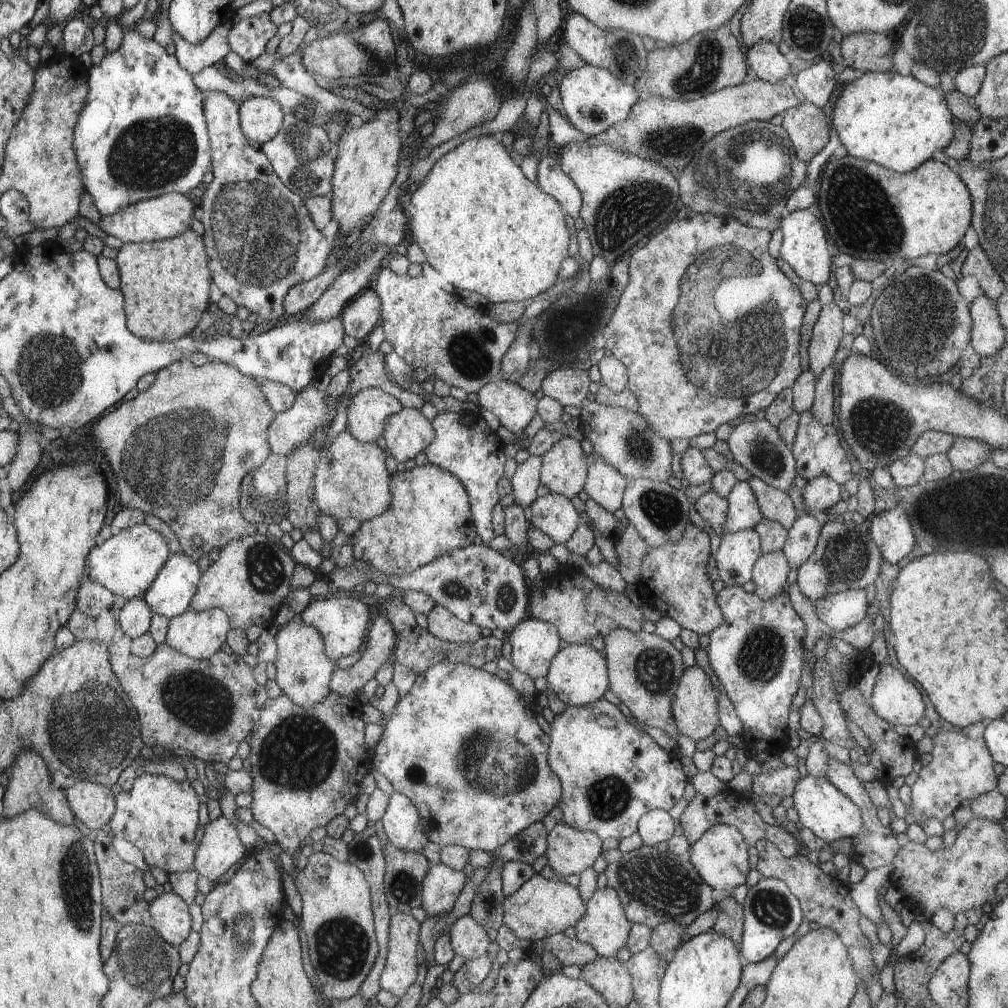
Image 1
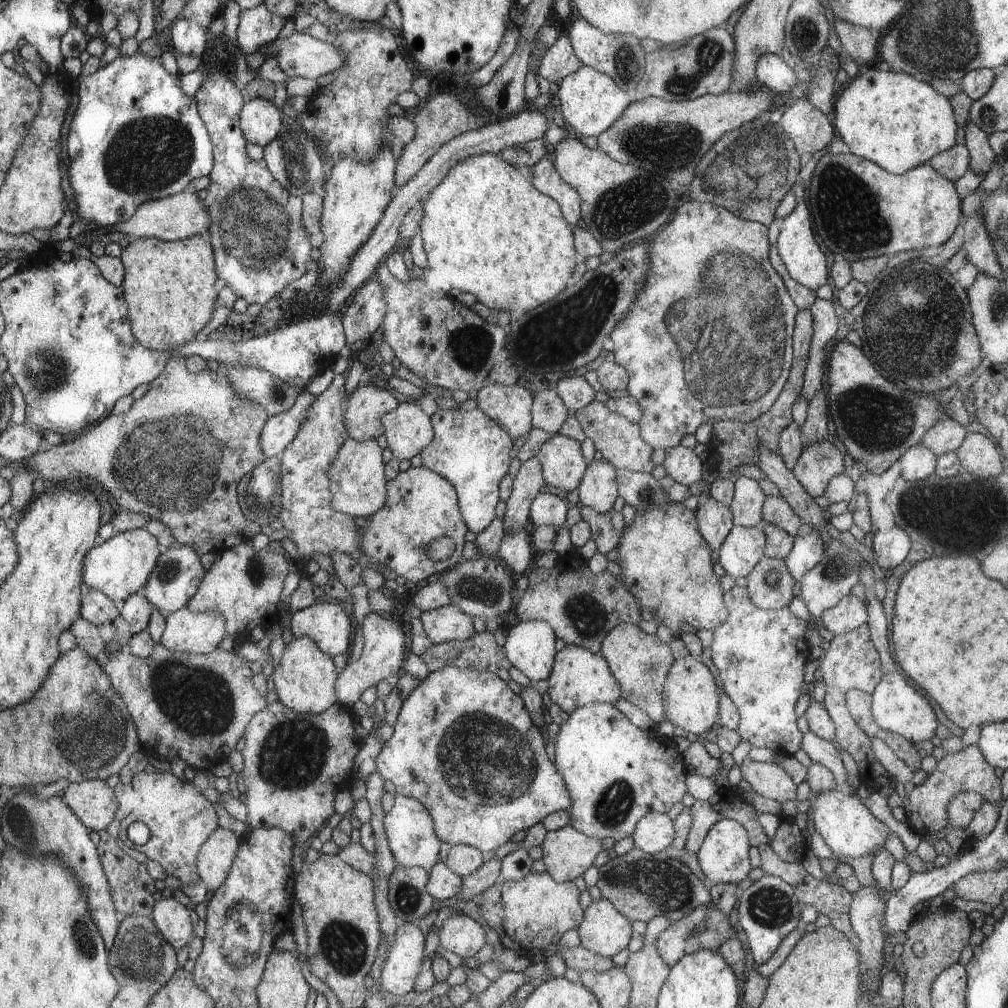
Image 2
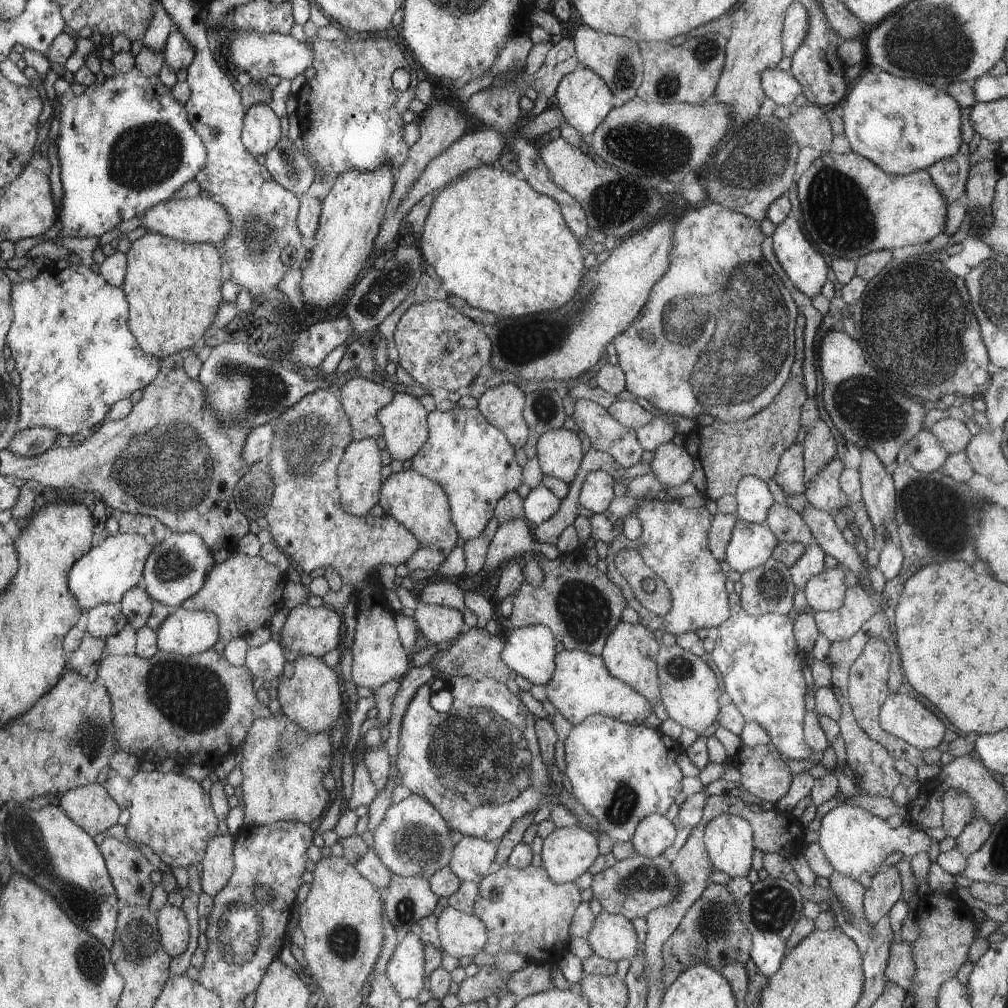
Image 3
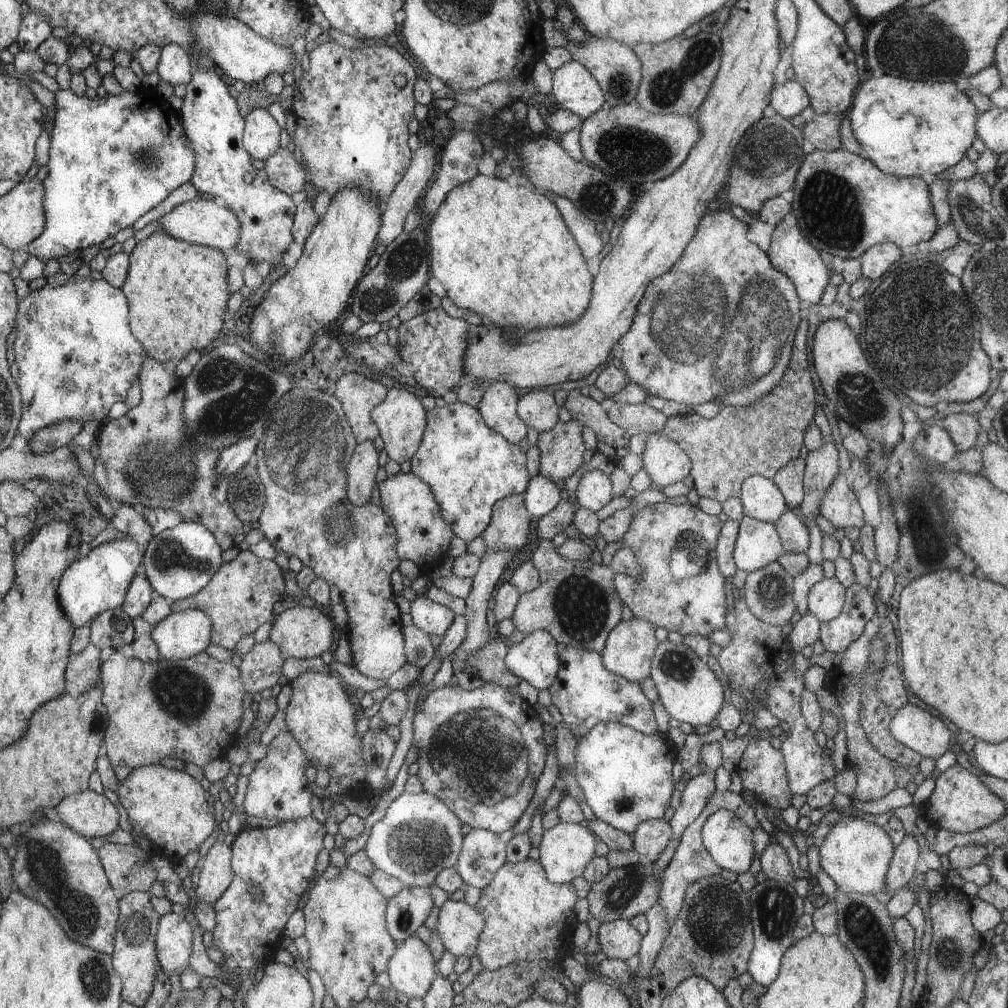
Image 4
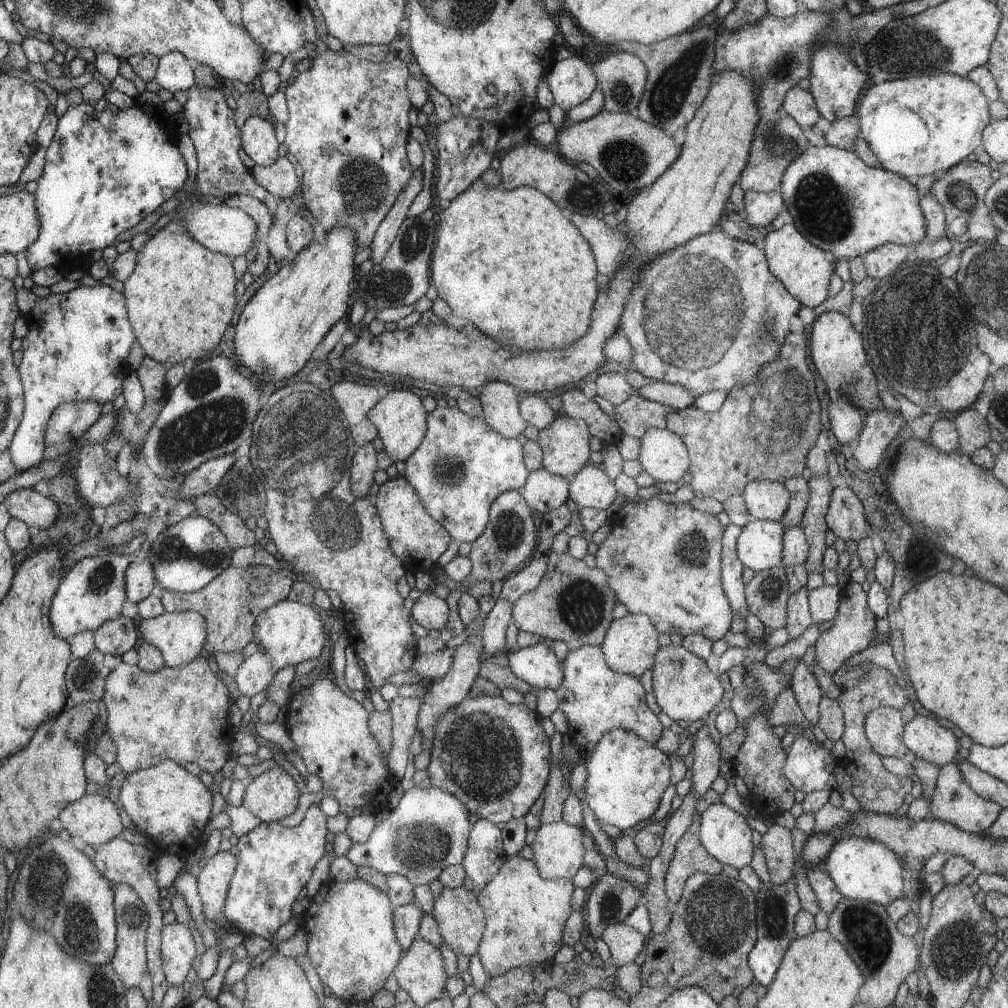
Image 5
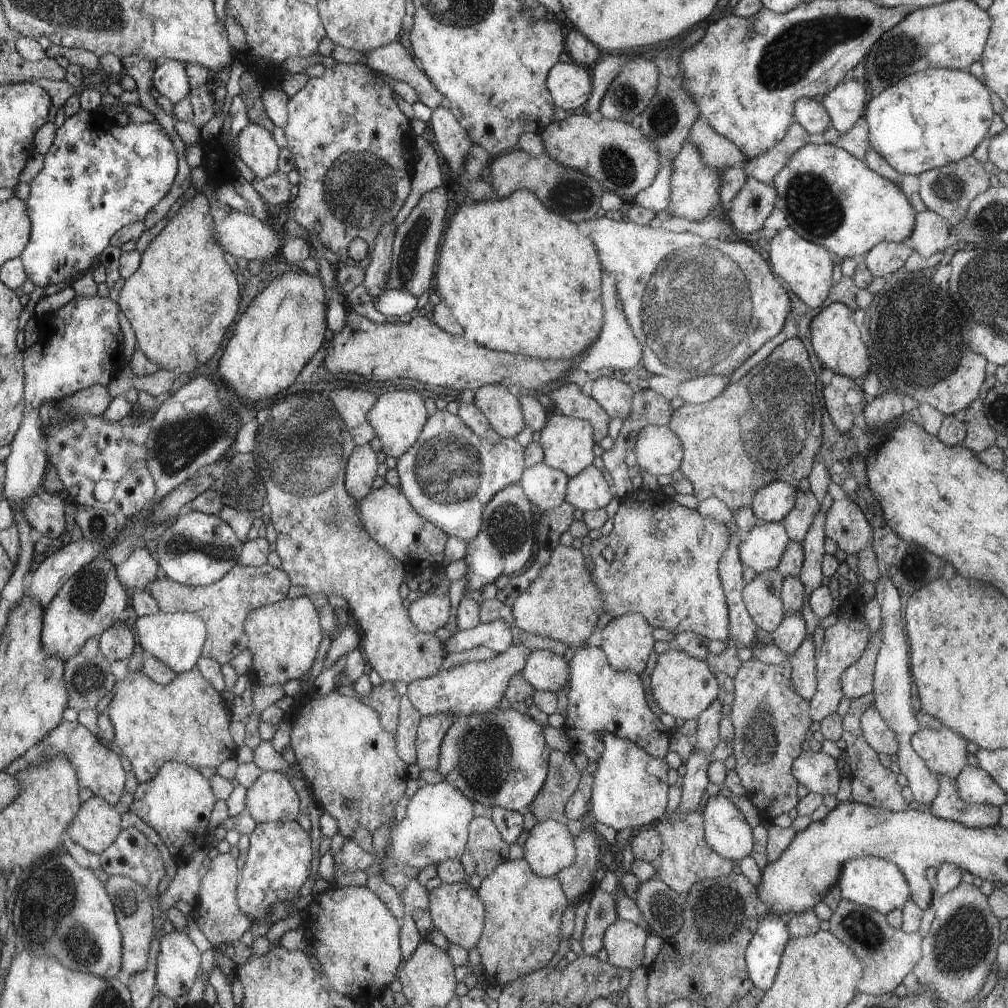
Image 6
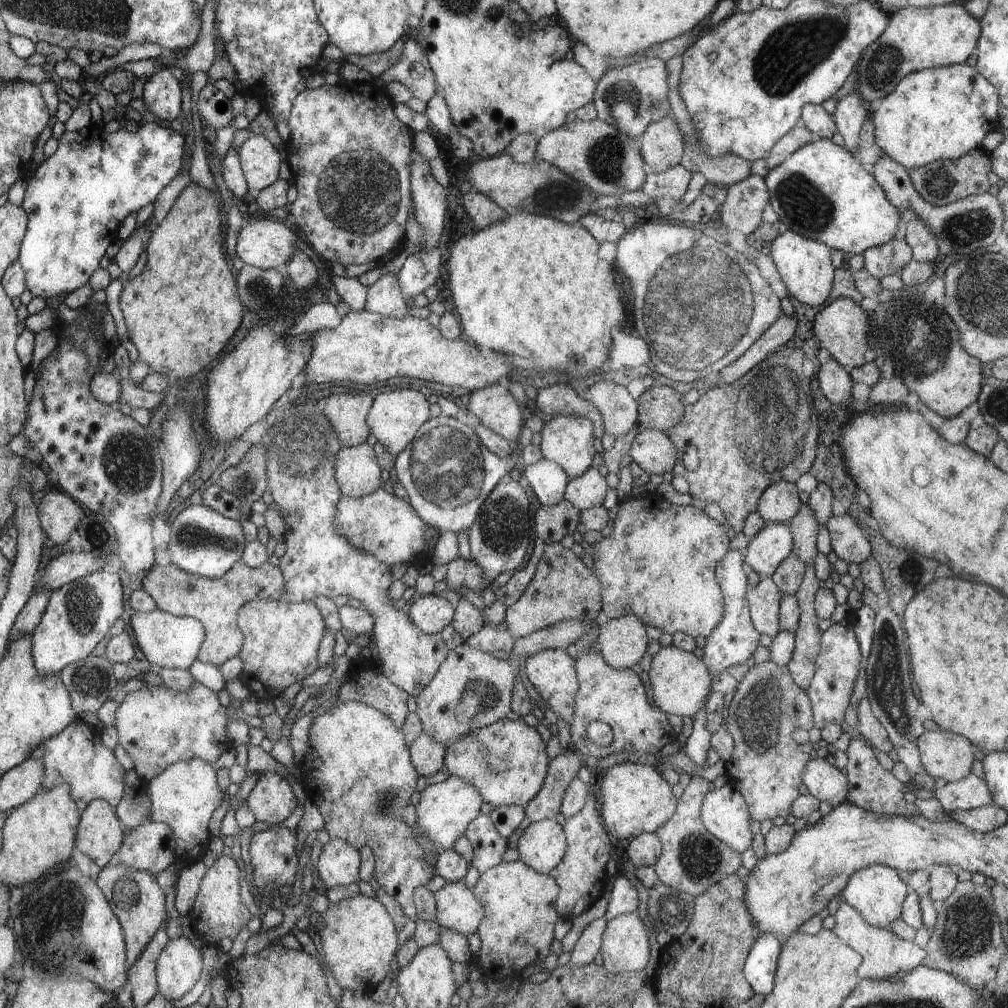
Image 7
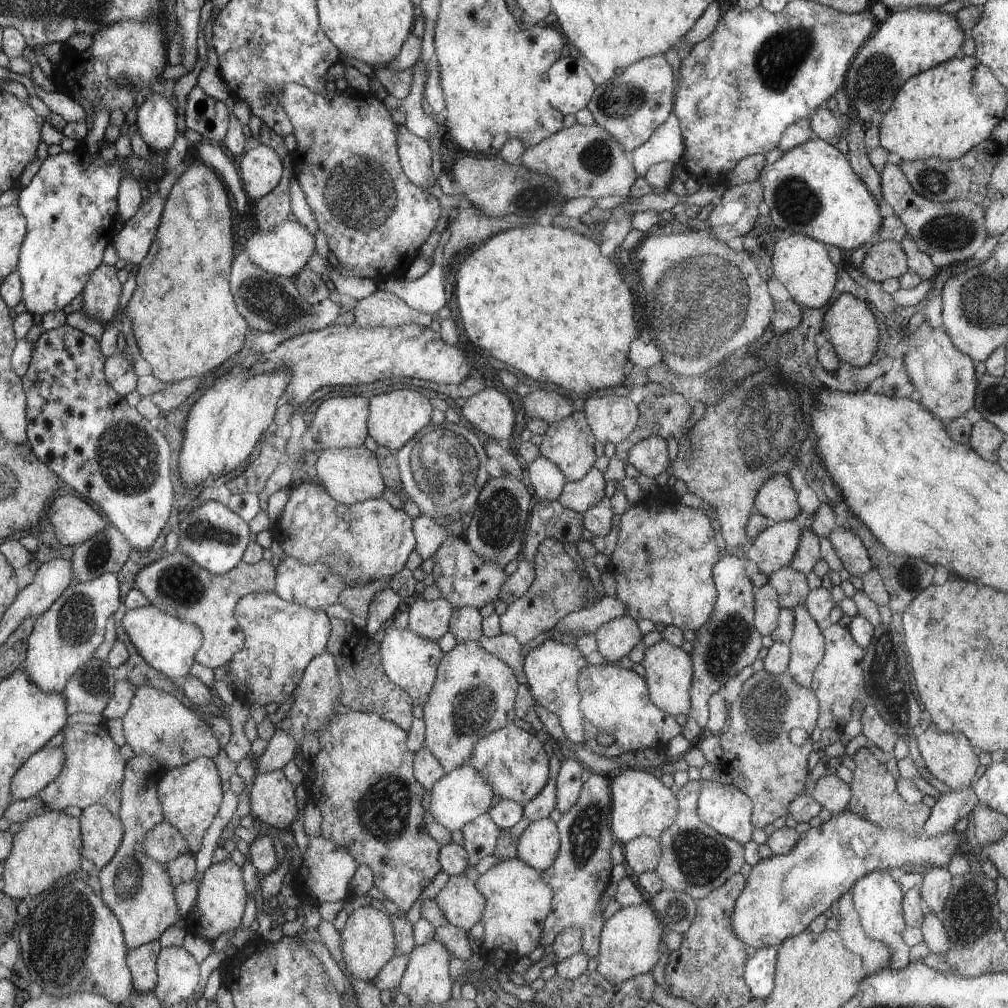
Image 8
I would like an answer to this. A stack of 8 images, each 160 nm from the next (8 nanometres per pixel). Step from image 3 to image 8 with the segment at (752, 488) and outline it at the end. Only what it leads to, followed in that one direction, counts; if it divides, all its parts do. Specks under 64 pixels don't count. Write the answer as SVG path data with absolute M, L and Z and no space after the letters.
M773 474L761 486L756 498L756 512L776 523L799 519L797 492L787 474Z

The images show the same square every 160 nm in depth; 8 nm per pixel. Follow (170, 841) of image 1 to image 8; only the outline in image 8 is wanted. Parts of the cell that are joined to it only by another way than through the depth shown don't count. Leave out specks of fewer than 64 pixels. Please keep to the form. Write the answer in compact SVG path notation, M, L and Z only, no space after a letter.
M198 757L179 767L167 769L158 786L160 801L164 806L165 820L177 827L184 835L191 852L196 854L206 846L206 830L218 814L222 802L220 776L210 758Z

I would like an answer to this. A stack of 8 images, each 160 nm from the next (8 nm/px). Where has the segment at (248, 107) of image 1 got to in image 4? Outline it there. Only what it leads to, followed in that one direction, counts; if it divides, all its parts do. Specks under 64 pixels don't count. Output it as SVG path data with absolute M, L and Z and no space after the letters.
M267 109L246 115L245 146L254 160L268 160L280 148L280 126Z

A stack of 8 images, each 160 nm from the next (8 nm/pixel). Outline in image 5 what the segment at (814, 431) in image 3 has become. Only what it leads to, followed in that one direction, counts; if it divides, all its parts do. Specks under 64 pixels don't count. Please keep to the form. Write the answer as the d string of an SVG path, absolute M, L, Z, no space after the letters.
M807 476L809 499L803 514L801 529L808 536L809 554L805 562L807 572L823 572L823 554L827 549L825 534L829 530L825 519L830 501L832 486L828 476Z

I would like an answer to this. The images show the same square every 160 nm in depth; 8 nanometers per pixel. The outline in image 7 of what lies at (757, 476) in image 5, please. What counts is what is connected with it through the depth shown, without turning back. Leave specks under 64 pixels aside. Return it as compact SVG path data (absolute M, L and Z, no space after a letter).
M782 346L774 353L774 356L764 359L759 365L754 366L752 370L744 373L738 380L727 385L714 387L701 395L699 400L691 405L685 405L684 416L682 420L672 428L669 428L668 434L672 441L676 444L677 452L680 456L684 455L686 444L693 444L697 448L699 456L699 466L697 470L688 471L684 468L682 460L678 460L677 464L671 470L673 476L682 476L689 482L689 493L694 499L706 500L707 503L716 503L724 513L726 525L730 526L734 533L742 532L745 528L745 522L750 513L757 510L761 497L770 485L780 481L788 481L795 483L802 476L809 472L812 463L817 454L816 444L818 444L818 416L814 414L814 404L812 404L812 396L810 396L810 378L804 376L802 372L804 366L804 353L800 349L793 349Z

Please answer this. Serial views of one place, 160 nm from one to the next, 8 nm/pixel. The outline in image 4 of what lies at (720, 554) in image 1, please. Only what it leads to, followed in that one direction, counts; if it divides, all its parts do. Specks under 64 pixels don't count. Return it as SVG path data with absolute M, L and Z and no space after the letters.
M749 516L741 520L735 552L738 569L751 573L778 561L785 553L775 523L759 521Z

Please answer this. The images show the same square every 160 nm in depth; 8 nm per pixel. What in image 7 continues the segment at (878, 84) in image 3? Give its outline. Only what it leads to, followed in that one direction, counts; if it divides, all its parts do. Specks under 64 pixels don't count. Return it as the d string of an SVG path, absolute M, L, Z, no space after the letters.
M958 63L907 74L892 92L882 99L880 108L870 111L869 118L875 126L875 140L884 154L910 170L934 161L960 158L969 150L980 146L988 132L996 131L1000 127L998 108L998 89L987 81L976 67L968 63Z

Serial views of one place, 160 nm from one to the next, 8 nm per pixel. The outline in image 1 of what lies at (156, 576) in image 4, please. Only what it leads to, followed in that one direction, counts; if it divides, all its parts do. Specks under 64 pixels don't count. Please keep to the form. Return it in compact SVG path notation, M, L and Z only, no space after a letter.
M174 553L142 598L149 603L154 615L164 615L171 619L190 608L200 588L198 580L201 580L200 568L189 555Z

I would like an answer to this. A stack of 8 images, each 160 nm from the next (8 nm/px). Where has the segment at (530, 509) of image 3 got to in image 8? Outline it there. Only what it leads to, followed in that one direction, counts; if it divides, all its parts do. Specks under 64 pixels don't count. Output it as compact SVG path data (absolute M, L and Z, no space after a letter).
M538 457L528 465L528 480L539 500L556 501L564 492L566 477L560 467L547 459Z

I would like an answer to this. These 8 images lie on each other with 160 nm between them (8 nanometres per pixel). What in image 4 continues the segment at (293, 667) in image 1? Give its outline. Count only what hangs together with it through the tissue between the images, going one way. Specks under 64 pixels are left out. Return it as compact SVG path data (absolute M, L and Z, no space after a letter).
M305 672L296 680L289 682L293 693L288 703L286 712L286 726L290 734L300 743L302 750L305 751L309 762L318 770L323 768L330 775L328 786L324 789L323 797L320 799L323 804L323 812L328 818L335 808L335 804L330 799L332 794L348 794L347 790L352 790L360 784L367 782L367 764L362 760L362 743L358 734L356 734L356 706L352 706L352 700L344 692L344 686L340 684L338 676L328 676L328 673Z

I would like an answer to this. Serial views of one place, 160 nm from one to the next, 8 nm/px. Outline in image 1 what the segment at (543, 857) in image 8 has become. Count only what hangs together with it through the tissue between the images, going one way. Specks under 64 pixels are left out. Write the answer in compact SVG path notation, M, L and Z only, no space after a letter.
M563 822L550 831L546 860L560 878L572 872L584 873L600 854L602 842L592 831L581 831Z

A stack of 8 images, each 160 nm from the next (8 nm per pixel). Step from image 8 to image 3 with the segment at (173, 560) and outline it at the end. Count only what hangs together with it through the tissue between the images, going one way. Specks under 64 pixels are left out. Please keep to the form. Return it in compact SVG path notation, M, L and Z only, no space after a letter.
M235 550L228 560L214 565L204 588L180 606L189 611L208 611L221 618L221 639L224 644L228 644L235 638L264 627L283 608L284 582L286 578L275 564L266 562L260 555L250 557Z

